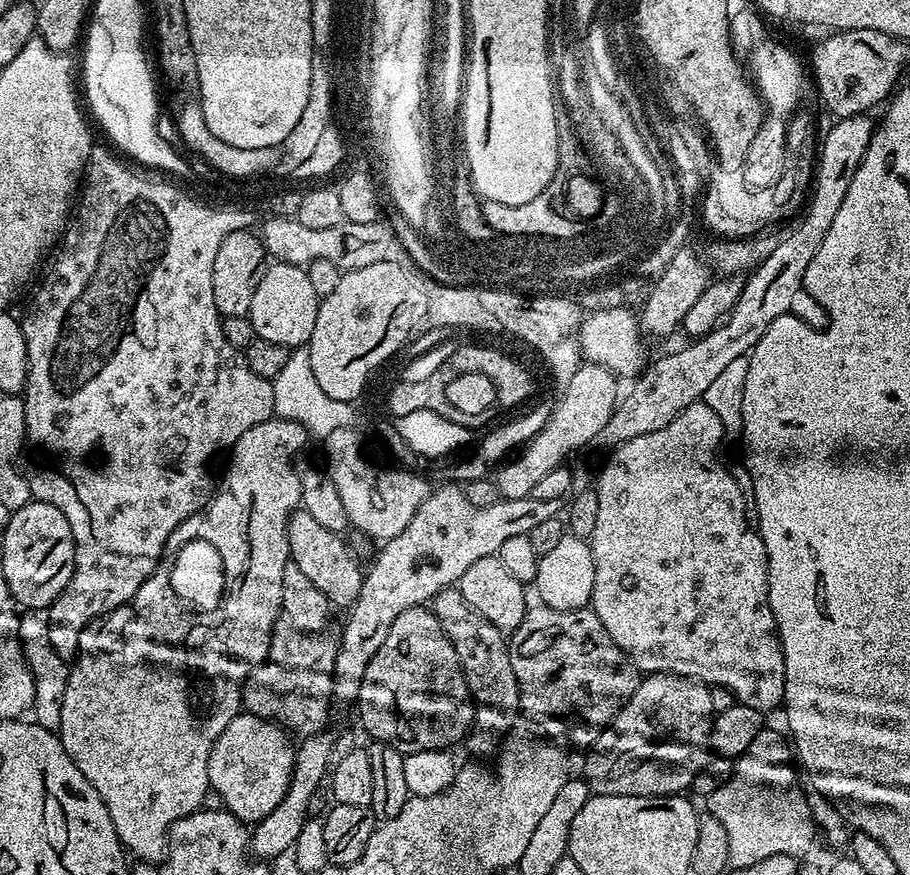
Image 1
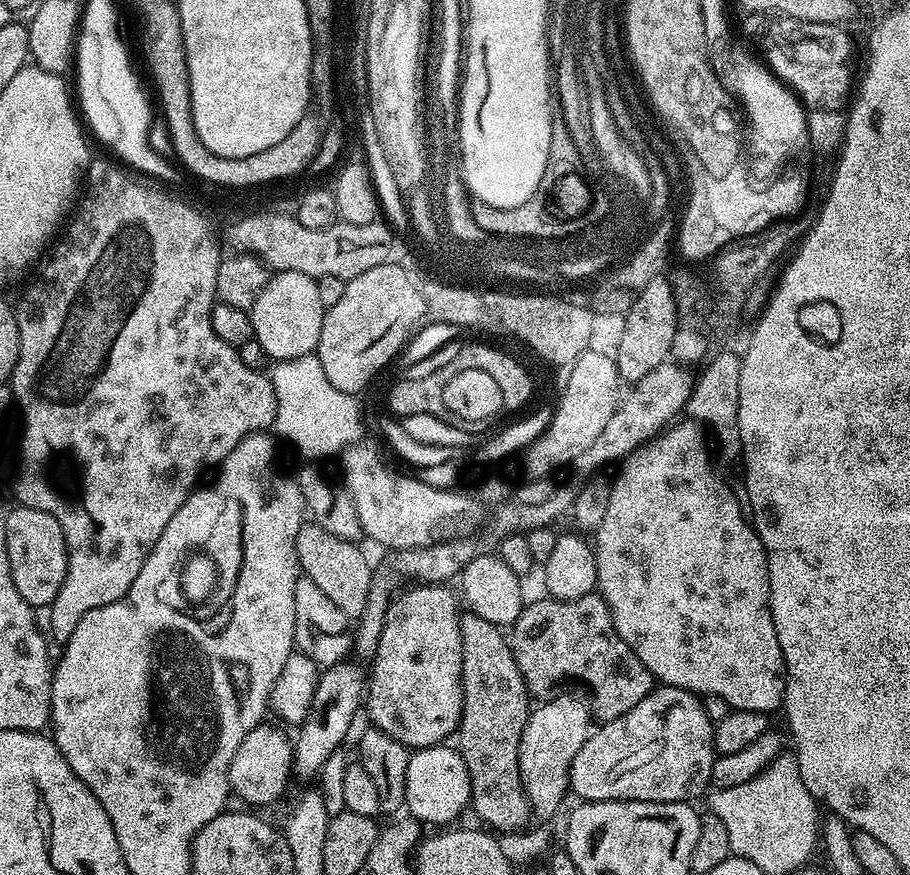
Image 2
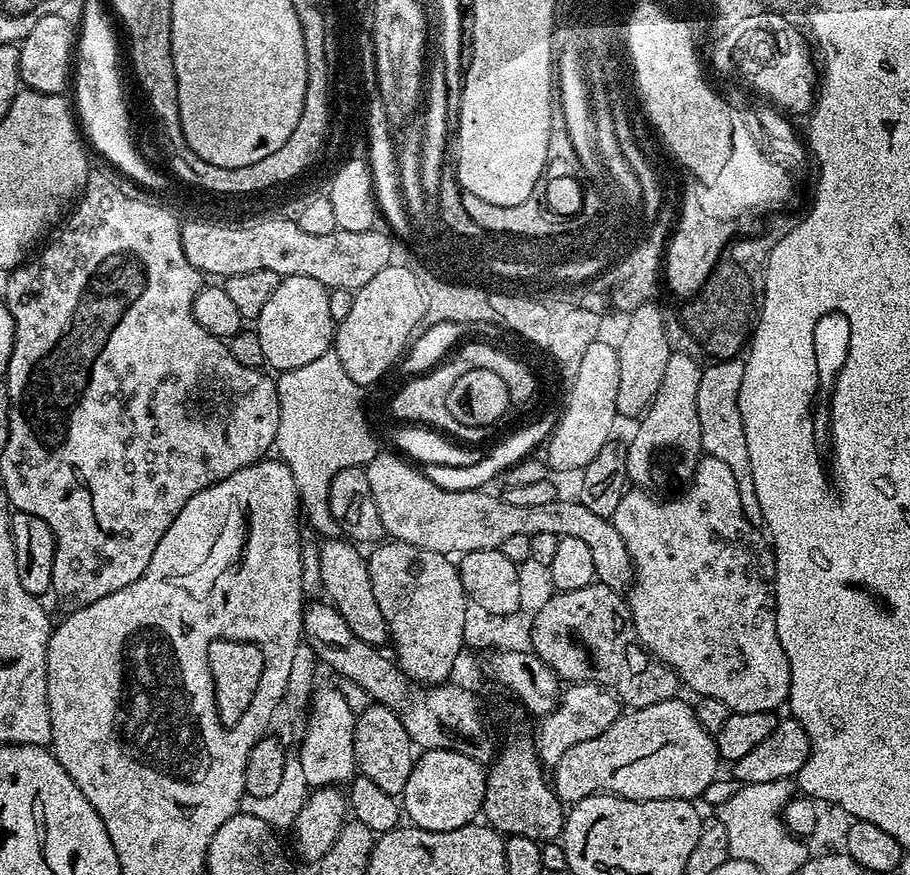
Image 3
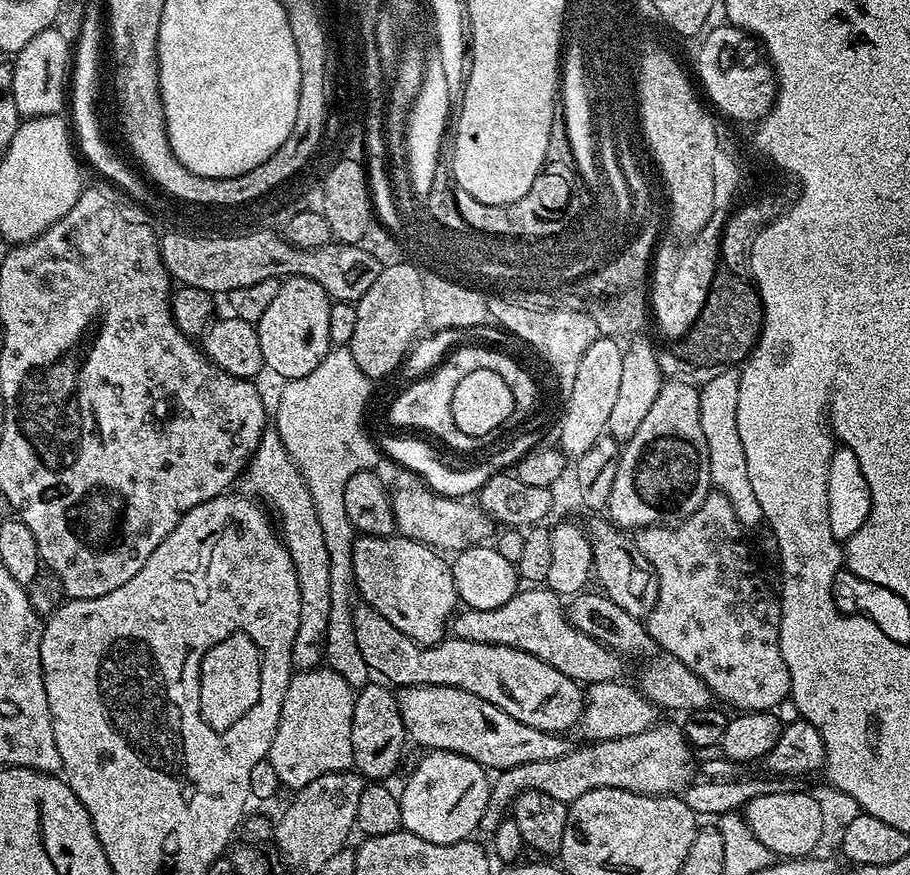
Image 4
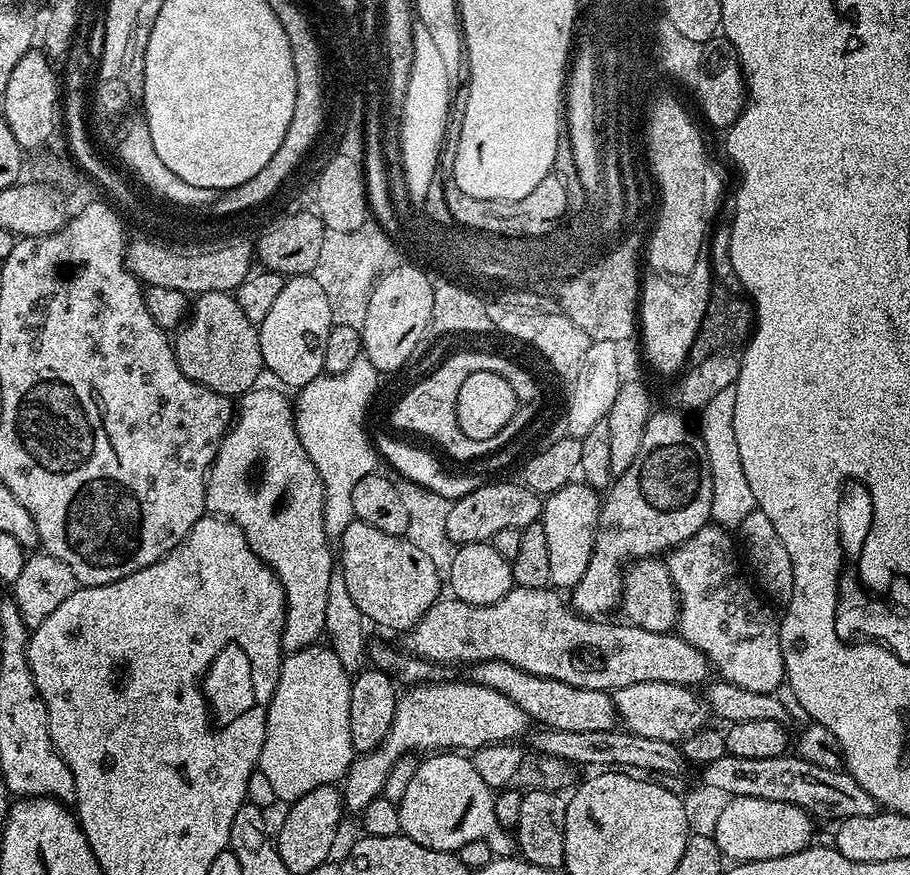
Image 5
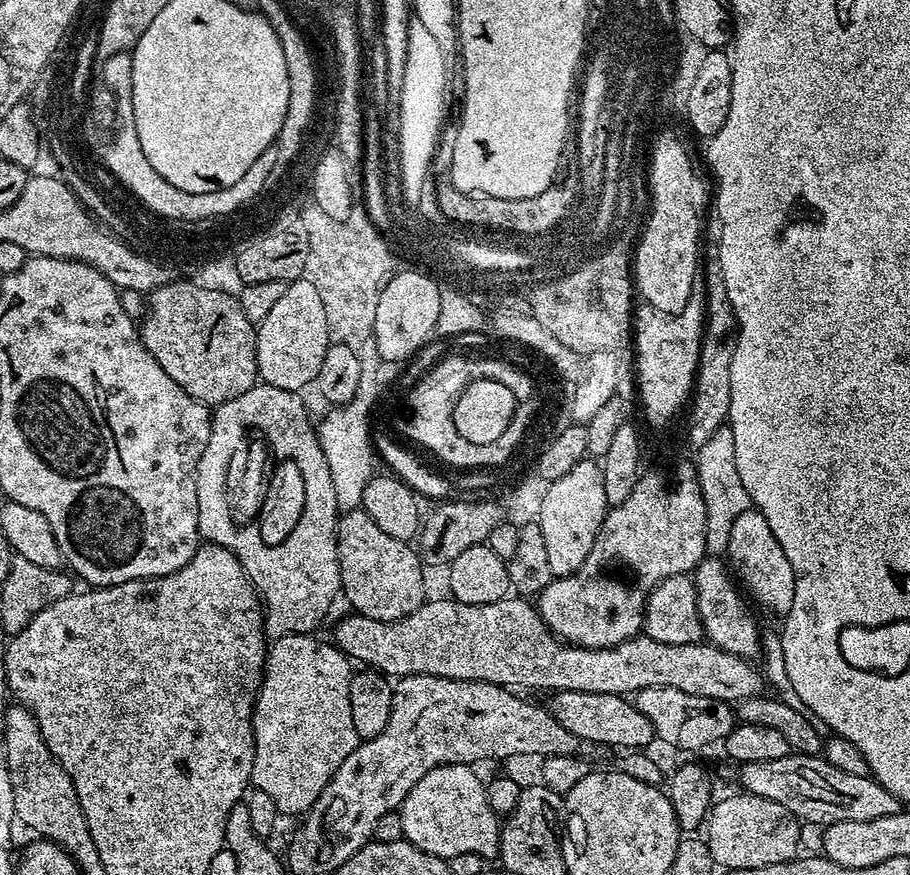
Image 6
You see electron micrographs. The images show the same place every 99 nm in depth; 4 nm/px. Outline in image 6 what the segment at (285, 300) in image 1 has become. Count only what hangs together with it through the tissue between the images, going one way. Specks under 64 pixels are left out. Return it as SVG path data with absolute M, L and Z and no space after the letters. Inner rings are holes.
M306 279L293 280L285 287L282 299L270 309L270 314L262 318L256 328L256 370L259 379L270 386L278 386L282 390L300 392L311 385L318 374L318 366L322 366L322 358L326 358L329 346L328 327L326 326L326 310L322 306L322 298L318 298L318 290Z

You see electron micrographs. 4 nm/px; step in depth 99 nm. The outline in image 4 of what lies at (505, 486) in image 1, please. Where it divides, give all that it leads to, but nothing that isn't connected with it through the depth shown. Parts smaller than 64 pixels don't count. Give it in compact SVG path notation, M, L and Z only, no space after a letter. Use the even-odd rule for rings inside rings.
M600 336L588 350L582 354L578 362L578 372L574 377L574 388L570 393L568 404L558 420L560 441L558 447L565 456L575 458L586 454L598 438L606 435L610 413L614 401L618 398L618 389L622 382L623 347L619 348L617 341L610 336Z

